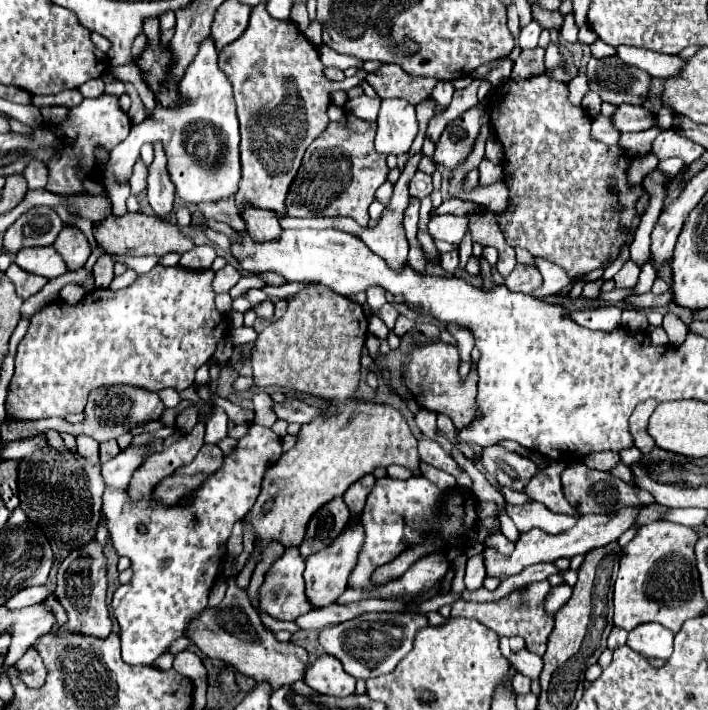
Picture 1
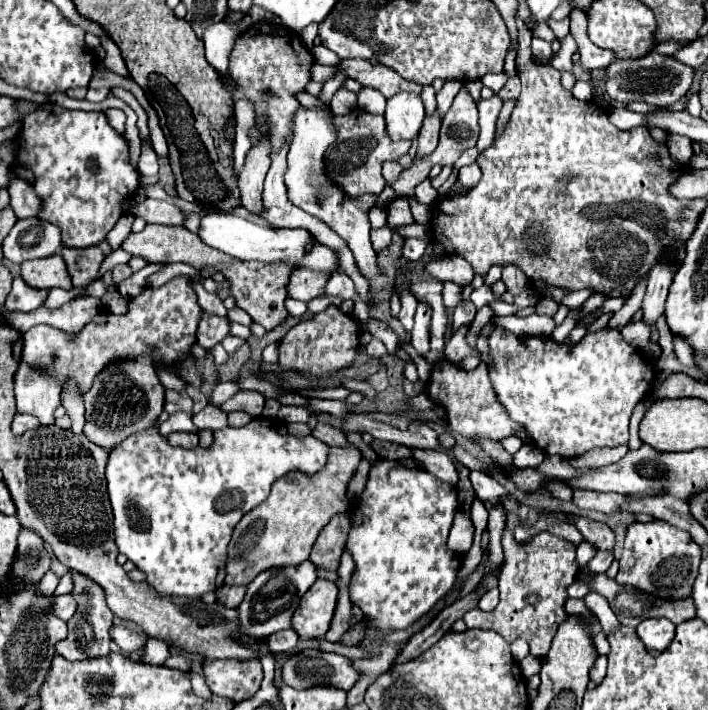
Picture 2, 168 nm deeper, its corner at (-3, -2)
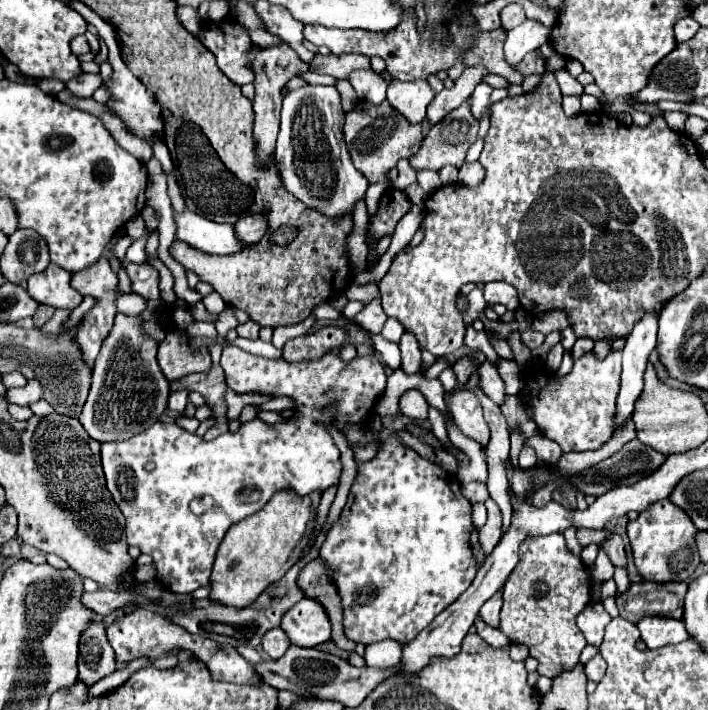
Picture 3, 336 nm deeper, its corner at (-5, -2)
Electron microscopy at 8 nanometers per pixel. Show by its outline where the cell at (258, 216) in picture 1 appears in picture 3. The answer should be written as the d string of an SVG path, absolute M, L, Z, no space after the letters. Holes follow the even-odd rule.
M276 45L276 47L264 47L256 53L256 59L252 61L254 69L254 87L256 87L256 97L254 97L254 139L258 145L258 159L266 161L274 153L276 145L276 135L278 135L278 125L280 125L280 105L282 105L282 87L292 79L292 77L310 71L309 64L304 63L296 51L288 45Z

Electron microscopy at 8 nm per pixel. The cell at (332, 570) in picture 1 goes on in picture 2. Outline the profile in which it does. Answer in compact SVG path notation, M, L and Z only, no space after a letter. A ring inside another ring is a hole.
M316 579L292 617L292 629L300 635L300 639L318 639L326 635L336 601L338 585L328 579Z

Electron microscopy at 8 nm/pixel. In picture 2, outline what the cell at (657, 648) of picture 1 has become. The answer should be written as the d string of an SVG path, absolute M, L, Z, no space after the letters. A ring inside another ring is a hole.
M644 619L636 627L636 633L646 649L666 651L666 647L674 639L674 629L676 629L676 625L670 623L668 619Z

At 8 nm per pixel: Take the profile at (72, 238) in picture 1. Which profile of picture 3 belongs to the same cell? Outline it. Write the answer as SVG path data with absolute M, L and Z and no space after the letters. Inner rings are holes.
M104 257L100 261L96 261L92 267L88 267L88 271L78 271L76 275L72 275L72 287L76 291L80 291L80 295L90 295L96 299L96 305L82 317L80 327L76 331L76 339L82 347L82 355L86 357L88 363L92 363L96 359L102 341L108 337L108 333L112 329L114 315L118 313L118 309L116 309L116 285L118 285L118 277L110 269L110 263Z

